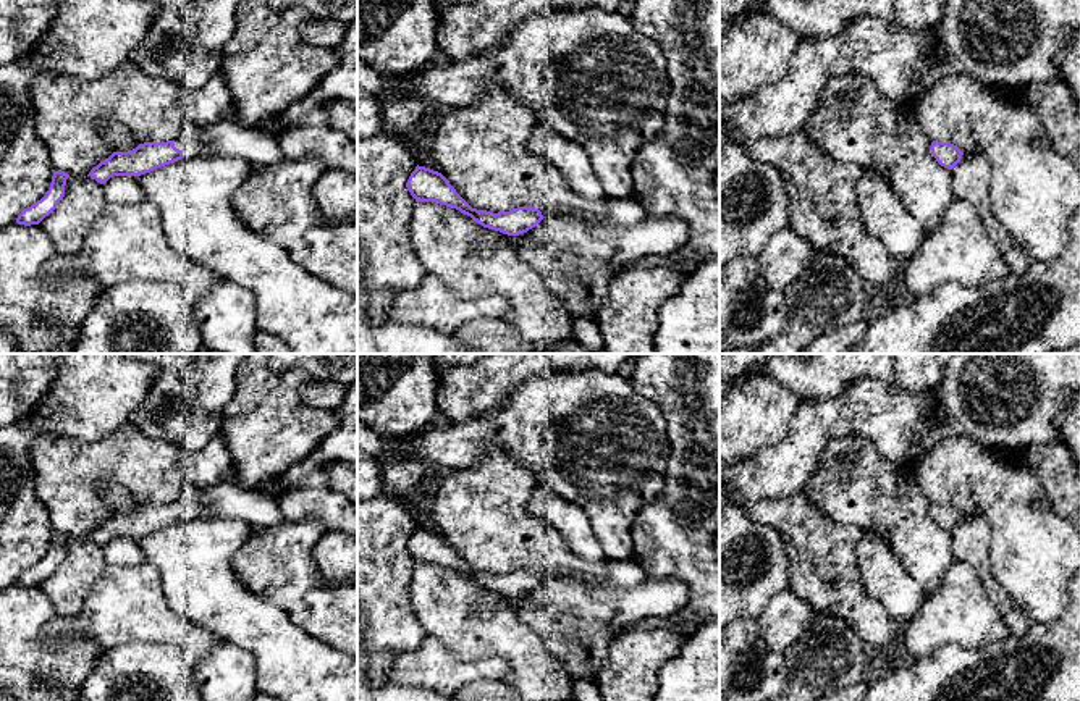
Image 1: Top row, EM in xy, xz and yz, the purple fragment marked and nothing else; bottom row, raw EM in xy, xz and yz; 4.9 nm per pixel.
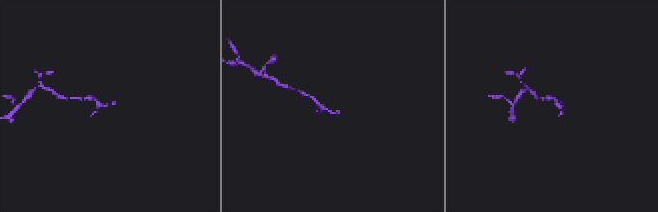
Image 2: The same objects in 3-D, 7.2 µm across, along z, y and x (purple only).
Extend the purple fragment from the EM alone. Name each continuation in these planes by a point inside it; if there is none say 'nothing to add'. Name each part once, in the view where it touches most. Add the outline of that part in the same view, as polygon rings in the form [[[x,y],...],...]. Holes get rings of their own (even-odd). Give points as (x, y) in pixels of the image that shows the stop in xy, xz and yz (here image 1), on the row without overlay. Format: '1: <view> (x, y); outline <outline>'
1: xy (261, 509); outline [[[225,481],[205,489],[200,499],[175,501],[175,509],[184,515],[212,512],[215,518],[241,518],[257,530],[283,522],[281,497],[267,491],[239,488]]]

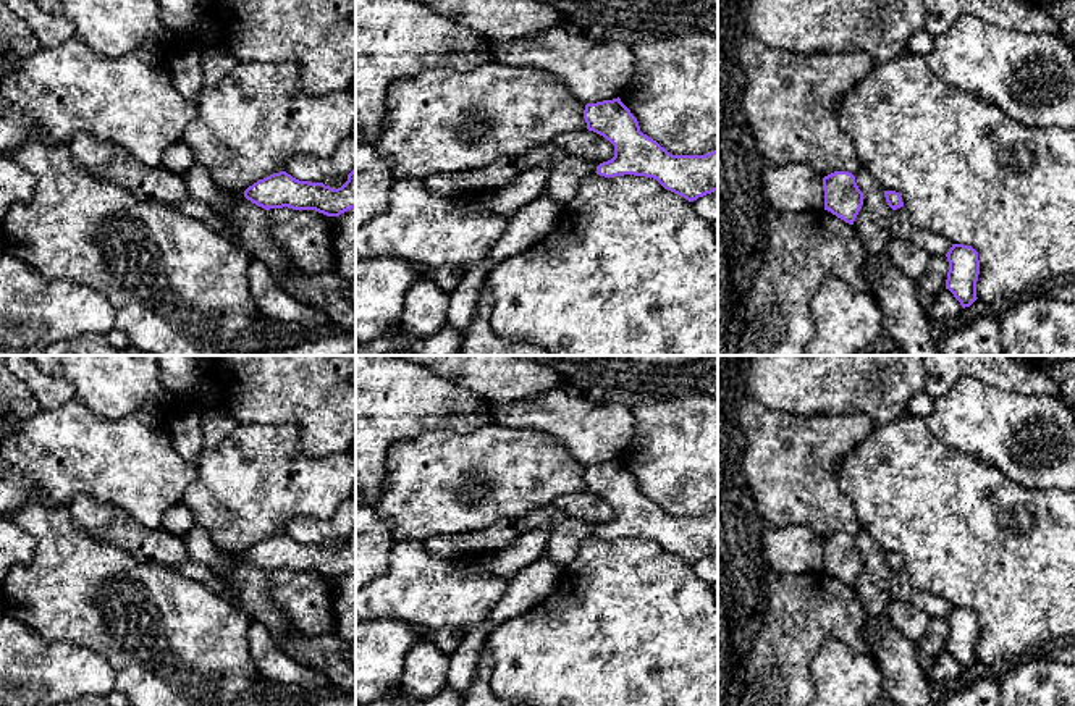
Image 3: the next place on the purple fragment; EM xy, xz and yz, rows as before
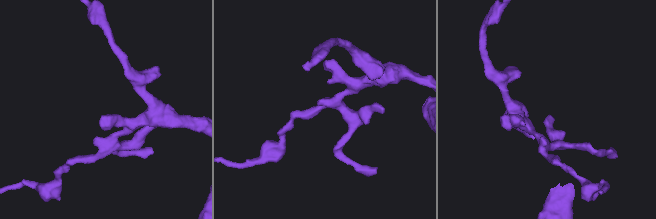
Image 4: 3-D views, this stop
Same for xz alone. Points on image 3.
1: xz (566, 533); outline [[[558,515],[550,528],[546,556],[561,569],[569,565],[584,538],[597,535],[600,525],[590,525],[575,519]]]

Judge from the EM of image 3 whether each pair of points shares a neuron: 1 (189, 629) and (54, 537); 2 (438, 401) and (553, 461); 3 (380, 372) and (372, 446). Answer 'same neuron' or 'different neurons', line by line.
1: same neuron
2: different neurons
3: same neuron

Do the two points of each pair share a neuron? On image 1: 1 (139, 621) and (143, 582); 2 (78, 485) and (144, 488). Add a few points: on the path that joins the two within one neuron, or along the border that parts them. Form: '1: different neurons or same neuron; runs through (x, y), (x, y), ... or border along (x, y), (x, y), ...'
1: same neuron; runs through (139, 611), (139, 591)
2: same neuron; runs through (94, 477), (128, 477)

